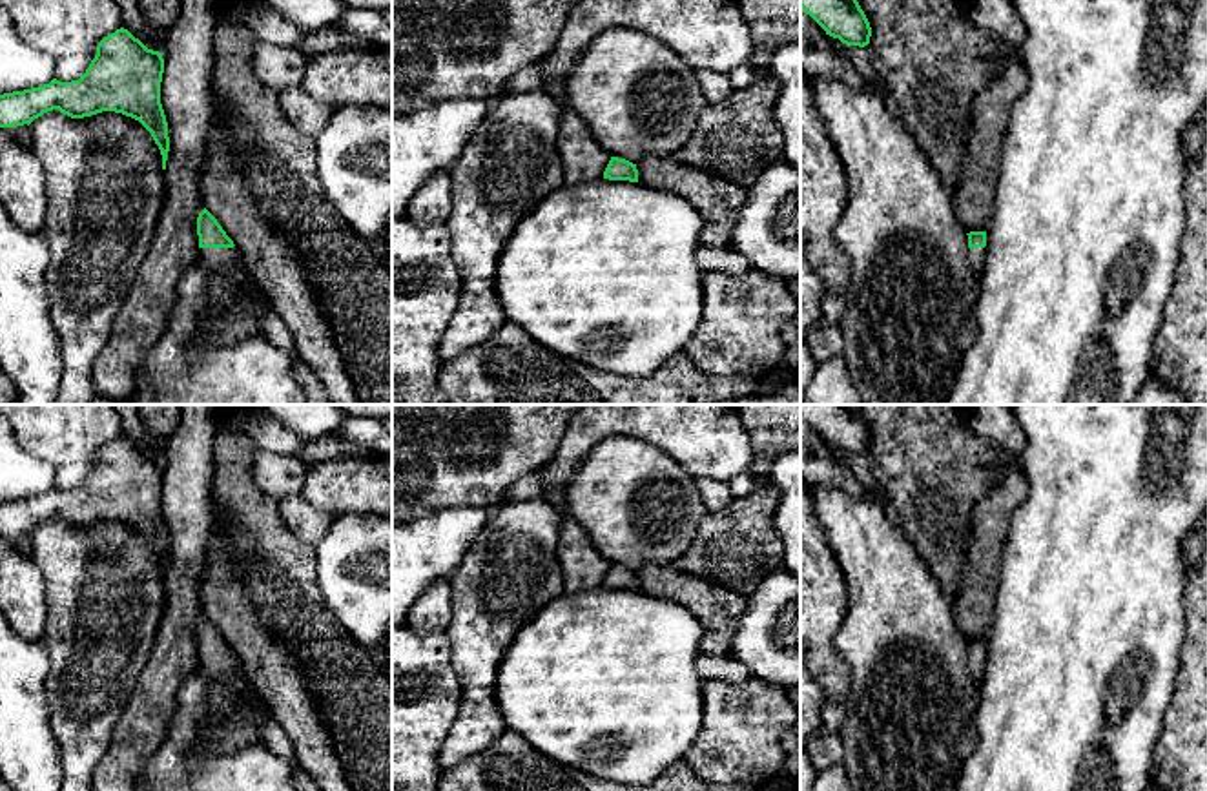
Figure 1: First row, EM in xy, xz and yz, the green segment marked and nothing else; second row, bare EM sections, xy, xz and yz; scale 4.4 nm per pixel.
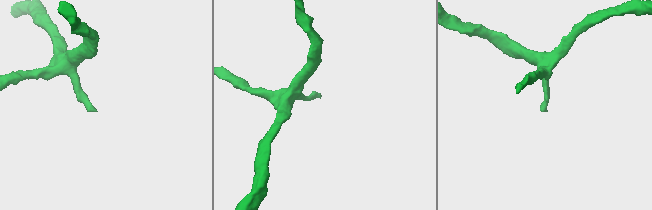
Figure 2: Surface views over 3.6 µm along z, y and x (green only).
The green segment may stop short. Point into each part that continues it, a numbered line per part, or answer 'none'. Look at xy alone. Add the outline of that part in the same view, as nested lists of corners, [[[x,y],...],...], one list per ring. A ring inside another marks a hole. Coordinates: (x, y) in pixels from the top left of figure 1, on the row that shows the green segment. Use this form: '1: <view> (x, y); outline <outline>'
1: xy (210, 257); outline [[[237,246],[233,248],[201,248],[199,264],[206,270],[219,270],[224,266],[235,266],[242,259]]]

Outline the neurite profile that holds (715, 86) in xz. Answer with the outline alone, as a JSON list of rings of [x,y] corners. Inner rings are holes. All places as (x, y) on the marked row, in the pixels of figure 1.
[[[695,69],[695,75],[707,104],[718,104],[726,100],[735,89],[729,75],[715,73],[711,69]]]

